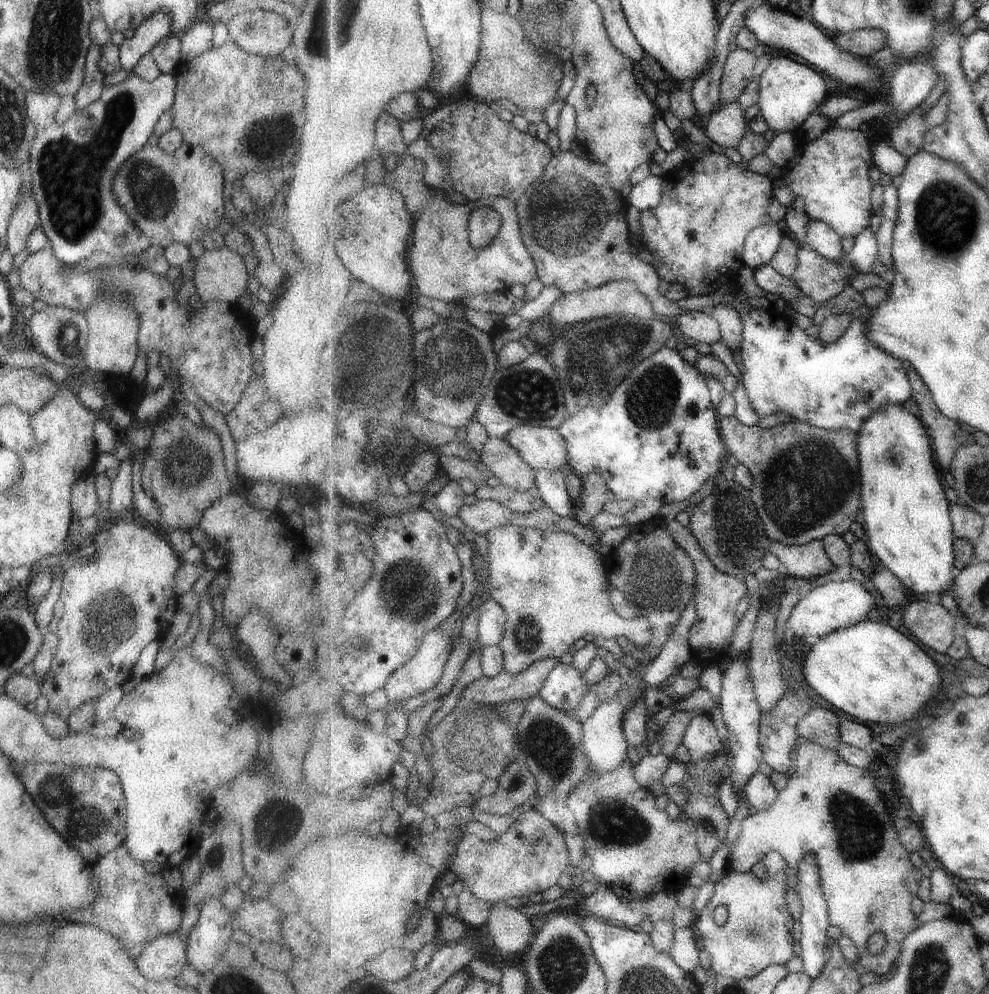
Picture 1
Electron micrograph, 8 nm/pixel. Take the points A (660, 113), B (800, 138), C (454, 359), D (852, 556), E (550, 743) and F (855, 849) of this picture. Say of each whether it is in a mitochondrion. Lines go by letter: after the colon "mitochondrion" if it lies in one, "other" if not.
A: other
B: other
C: mitochondrion
D: other
E: mitochondrion
F: mitochondrion

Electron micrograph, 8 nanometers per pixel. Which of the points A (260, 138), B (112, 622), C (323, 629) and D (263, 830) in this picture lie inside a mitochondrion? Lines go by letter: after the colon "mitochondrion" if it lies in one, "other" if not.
A: mitochondrion
B: mitochondrion
C: other
D: mitochondrion

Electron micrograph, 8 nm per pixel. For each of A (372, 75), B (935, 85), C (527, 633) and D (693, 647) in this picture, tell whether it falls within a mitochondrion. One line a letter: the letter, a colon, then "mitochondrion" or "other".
A: other
B: other
C: mitochondrion
D: other

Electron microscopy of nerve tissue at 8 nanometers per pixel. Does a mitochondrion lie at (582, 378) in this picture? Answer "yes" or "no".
yes

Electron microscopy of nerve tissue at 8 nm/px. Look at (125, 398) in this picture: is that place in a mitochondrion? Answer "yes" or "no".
no

